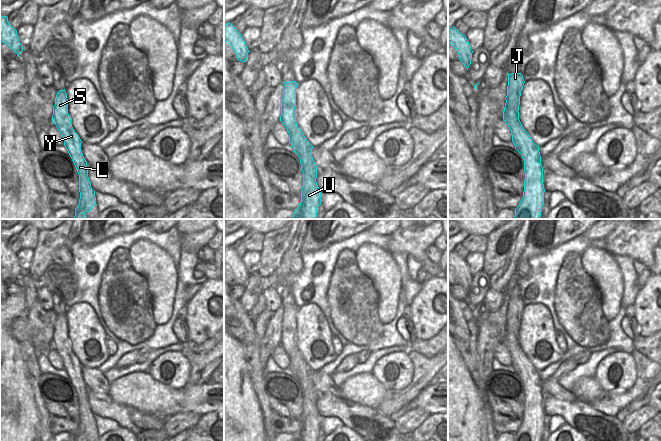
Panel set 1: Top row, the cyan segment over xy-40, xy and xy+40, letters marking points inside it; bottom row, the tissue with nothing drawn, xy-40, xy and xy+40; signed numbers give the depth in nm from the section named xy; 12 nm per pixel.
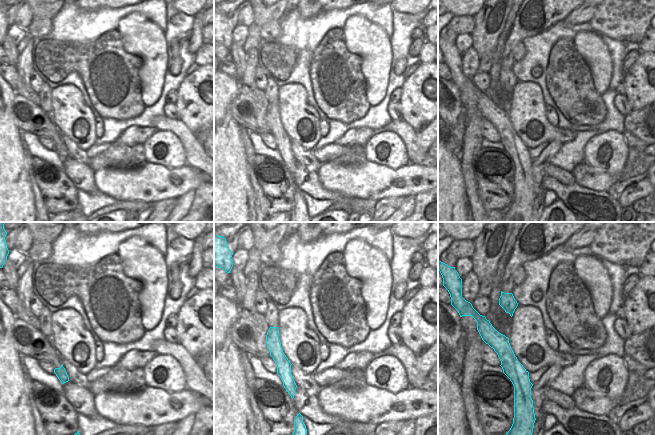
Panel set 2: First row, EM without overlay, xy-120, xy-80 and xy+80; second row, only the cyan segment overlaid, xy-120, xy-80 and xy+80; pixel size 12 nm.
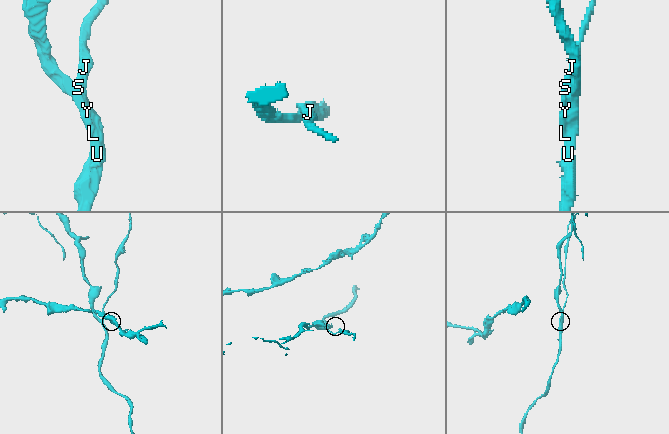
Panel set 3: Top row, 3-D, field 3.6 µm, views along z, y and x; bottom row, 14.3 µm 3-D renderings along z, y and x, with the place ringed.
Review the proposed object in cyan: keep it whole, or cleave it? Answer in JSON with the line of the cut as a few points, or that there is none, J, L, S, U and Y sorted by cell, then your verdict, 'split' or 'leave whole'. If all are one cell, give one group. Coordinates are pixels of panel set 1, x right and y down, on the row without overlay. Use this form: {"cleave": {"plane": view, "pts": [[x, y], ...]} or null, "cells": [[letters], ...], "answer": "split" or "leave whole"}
{"cleave": {"plane": "xy-40", "pts": [[64, 365], [68, 369], [81, 366]]}, "cells": [["J", "S", "Y"], ["L", "U"]], "answer": "split"}

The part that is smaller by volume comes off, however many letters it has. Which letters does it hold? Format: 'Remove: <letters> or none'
Remove: J, S, Y

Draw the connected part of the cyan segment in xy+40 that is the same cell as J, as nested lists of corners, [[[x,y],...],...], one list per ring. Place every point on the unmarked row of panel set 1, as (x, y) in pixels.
[[[521,297],[508,298],[507,320],[505,322],[507,330],[519,335],[521,315],[524,310],[524,303]]]

